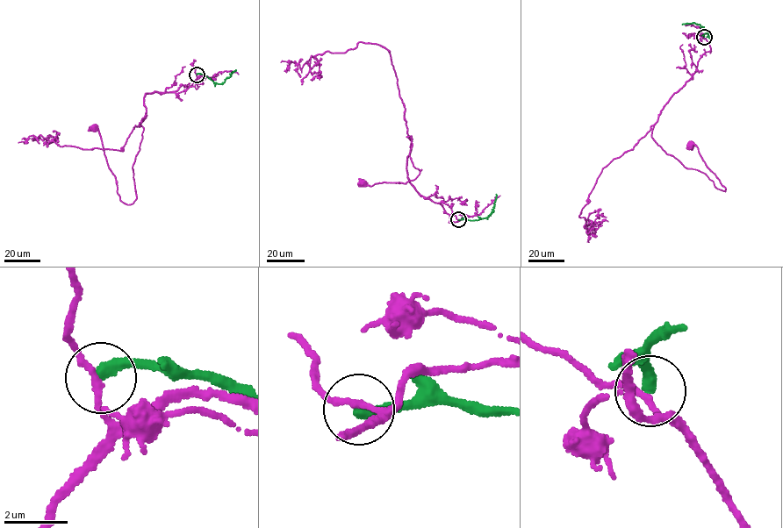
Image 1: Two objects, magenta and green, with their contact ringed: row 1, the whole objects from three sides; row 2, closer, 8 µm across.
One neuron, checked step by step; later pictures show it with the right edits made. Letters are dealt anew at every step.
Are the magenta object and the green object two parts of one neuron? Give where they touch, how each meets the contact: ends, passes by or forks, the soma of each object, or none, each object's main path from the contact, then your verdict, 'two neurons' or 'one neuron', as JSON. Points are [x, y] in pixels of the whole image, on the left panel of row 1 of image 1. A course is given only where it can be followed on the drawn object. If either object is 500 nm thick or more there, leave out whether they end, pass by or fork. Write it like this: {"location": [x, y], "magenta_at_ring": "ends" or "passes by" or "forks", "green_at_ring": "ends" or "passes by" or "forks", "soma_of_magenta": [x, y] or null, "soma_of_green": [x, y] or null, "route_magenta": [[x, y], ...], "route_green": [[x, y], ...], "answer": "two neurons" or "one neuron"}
{"location": [197, 74], "magenta_at_ring": "passes by", "green_at_ring": "ends", "soma_of_magenta": [94, 127], "soma_of_green": null, "route_magenta": [[196, 74], [191, 85], [145, 94], [146, 117], [132, 166], [133, 203], [120, 199], [95, 128]], "route_green": [[197, 74], [204, 74], [222, 83], [235, 69]], "answer": "two neurons"}

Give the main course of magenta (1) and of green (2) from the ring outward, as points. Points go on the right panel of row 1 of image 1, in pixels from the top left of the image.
1: (704, 37), (710, 50), (664, 107), (651, 136), (667, 153), (701, 171), (725, 191), (697, 146), (690, 145)
2: (704, 37), (704, 33), (708, 34), (700, 24), (682, 24)

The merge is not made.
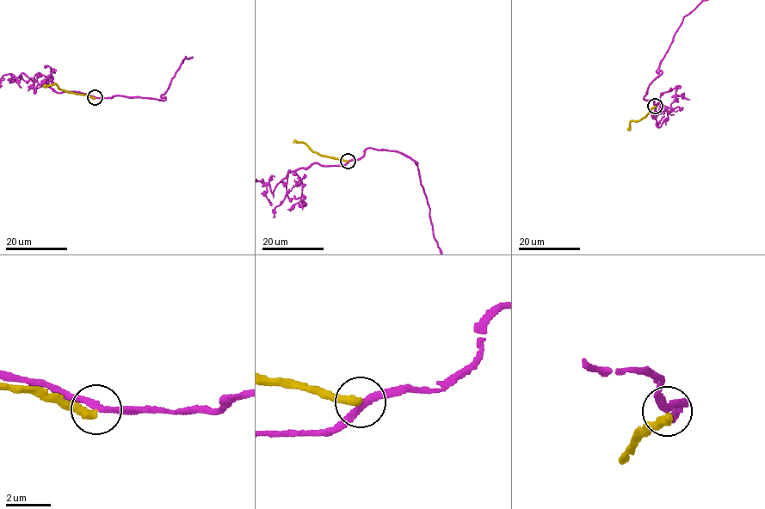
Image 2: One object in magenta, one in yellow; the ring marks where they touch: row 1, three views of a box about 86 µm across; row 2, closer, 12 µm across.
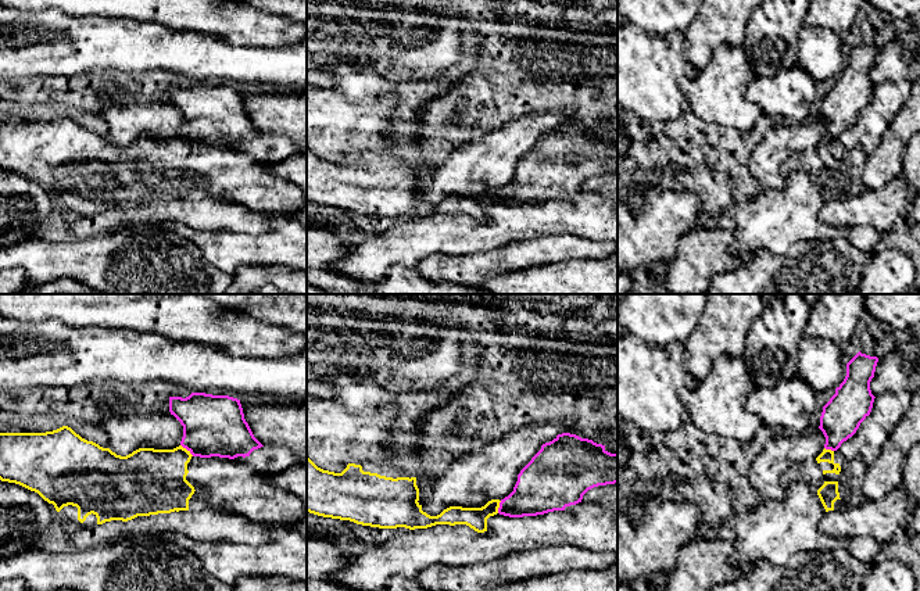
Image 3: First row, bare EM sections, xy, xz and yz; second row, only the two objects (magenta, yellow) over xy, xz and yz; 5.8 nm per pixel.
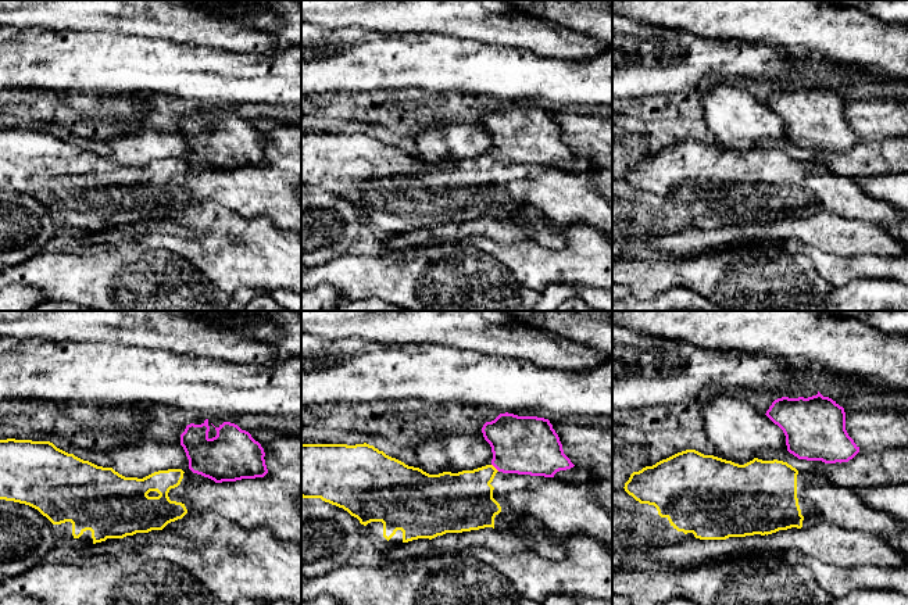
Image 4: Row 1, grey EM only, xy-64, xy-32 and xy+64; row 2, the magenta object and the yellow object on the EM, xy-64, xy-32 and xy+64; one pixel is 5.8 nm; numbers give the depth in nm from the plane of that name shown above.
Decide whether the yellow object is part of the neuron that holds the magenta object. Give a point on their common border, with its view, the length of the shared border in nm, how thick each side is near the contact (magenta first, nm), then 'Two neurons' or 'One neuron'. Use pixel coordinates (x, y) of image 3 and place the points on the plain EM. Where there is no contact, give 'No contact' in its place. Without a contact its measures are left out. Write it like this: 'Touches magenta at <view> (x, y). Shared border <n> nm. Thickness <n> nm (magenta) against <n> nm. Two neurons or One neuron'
Touches magenta at xy (188, 139). Shared border 100 nm. Thickness 360 nm (magenta) against 360 nm. Two neurons

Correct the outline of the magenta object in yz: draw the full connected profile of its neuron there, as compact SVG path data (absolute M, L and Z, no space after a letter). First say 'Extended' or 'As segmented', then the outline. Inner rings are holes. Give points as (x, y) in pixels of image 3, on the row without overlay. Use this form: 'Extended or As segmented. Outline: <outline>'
As segmented. Outline: M860 40L846 53L846 65L835 83L823 96L819 118L826 126L826 139L837 140L852 126L860 112L870 104L874 85L870 71L878 47Z

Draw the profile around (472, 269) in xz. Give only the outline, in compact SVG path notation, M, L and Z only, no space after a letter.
M559 233L518 240L477 254L434 254L422 259L416 269L433 282L450 282L480 289L486 277L574 258L601 259L615 252L617 252L615 241L595 241L572 233Z

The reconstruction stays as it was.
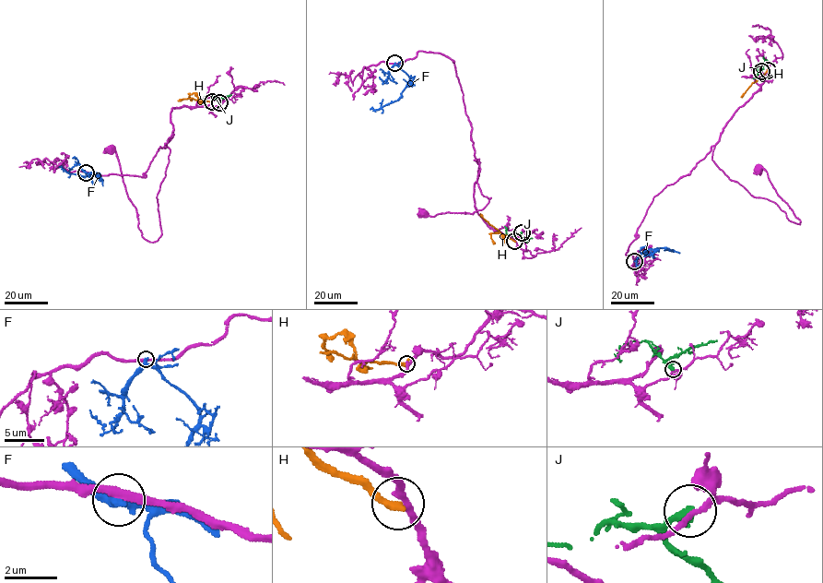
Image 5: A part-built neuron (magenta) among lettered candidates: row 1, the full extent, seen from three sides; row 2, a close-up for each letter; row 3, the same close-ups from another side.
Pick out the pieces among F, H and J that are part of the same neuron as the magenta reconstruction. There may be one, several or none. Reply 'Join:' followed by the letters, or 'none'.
Join: none

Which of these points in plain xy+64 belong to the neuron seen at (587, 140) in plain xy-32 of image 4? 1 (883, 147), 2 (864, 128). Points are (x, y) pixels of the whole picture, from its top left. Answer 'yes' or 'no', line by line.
1: no
2: yes

